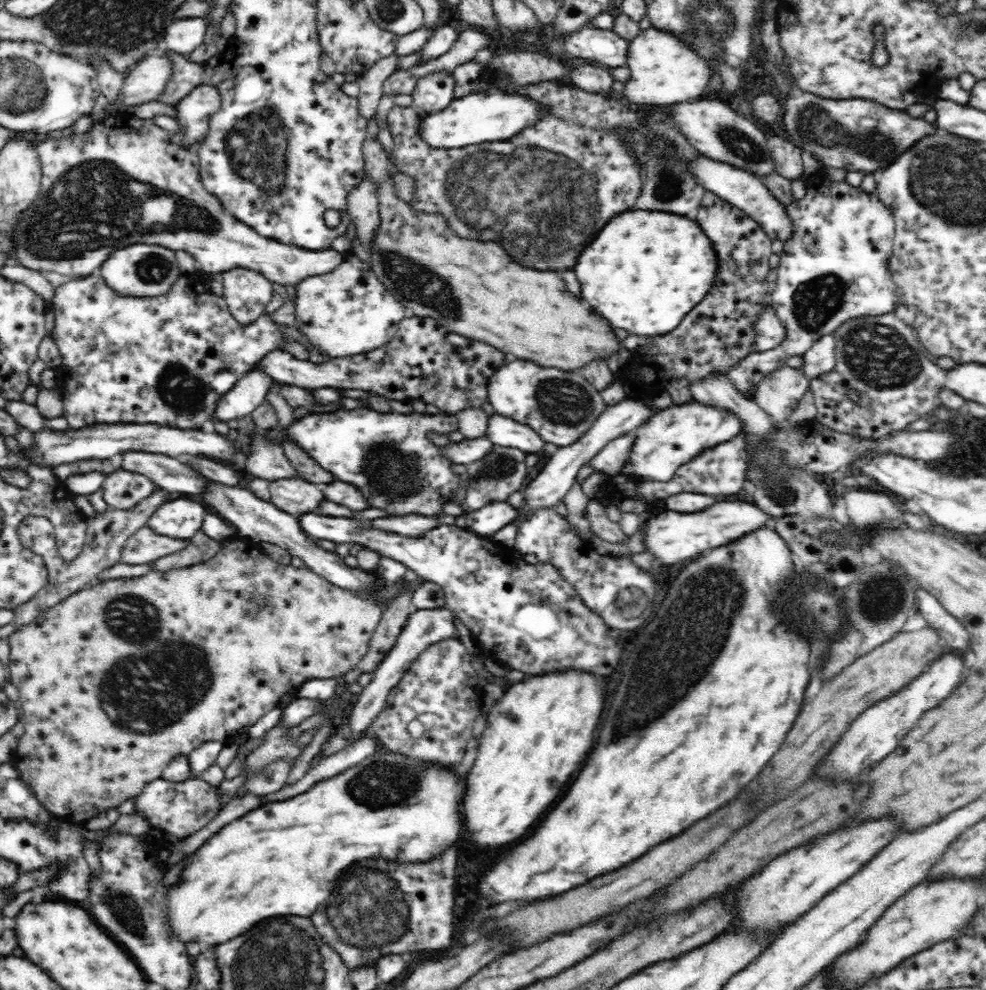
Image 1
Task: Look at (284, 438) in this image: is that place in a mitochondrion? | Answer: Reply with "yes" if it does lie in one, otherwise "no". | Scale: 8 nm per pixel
no

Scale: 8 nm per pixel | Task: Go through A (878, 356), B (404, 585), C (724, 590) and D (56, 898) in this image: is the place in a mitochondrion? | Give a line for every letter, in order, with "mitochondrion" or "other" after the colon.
A: mitochondrion
B: other
C: mitochondrion
D: other

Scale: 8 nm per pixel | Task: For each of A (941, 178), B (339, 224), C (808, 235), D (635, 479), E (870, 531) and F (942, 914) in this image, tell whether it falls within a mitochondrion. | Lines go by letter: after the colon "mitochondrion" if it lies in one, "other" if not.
A: mitochondrion
B: other
C: other
D: other
E: other
F: other

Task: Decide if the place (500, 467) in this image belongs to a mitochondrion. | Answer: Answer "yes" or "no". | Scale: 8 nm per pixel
yes

